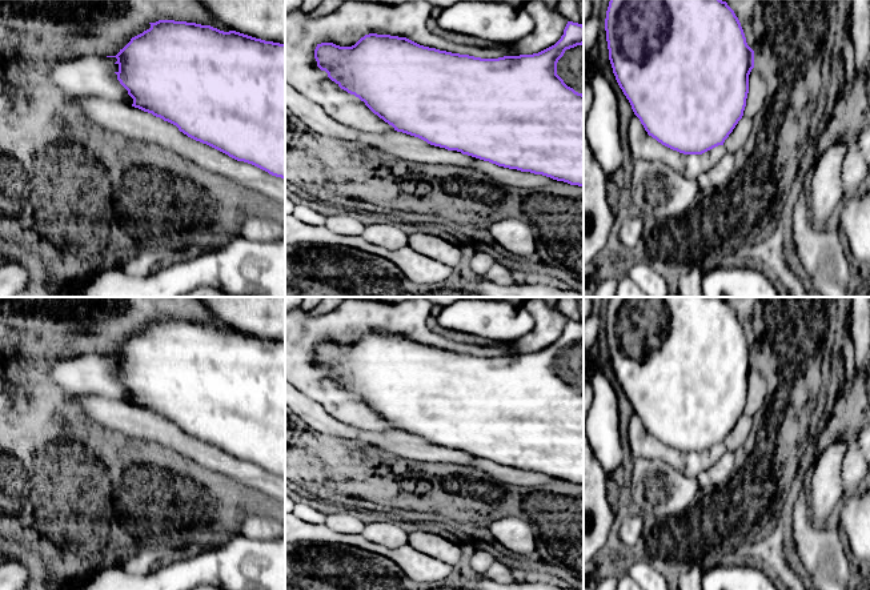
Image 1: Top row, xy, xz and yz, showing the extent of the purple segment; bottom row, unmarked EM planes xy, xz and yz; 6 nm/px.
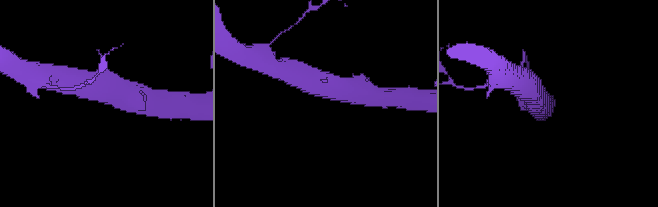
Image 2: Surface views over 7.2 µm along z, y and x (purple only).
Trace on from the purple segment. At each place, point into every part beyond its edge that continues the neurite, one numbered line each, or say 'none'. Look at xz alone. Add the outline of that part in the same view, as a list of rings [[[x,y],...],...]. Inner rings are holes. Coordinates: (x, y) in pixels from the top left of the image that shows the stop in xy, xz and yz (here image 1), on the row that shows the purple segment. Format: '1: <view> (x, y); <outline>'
1: xz (570, 67); [[[584,44],[565,51],[557,63],[557,75],[568,87],[584,95]]]

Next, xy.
none

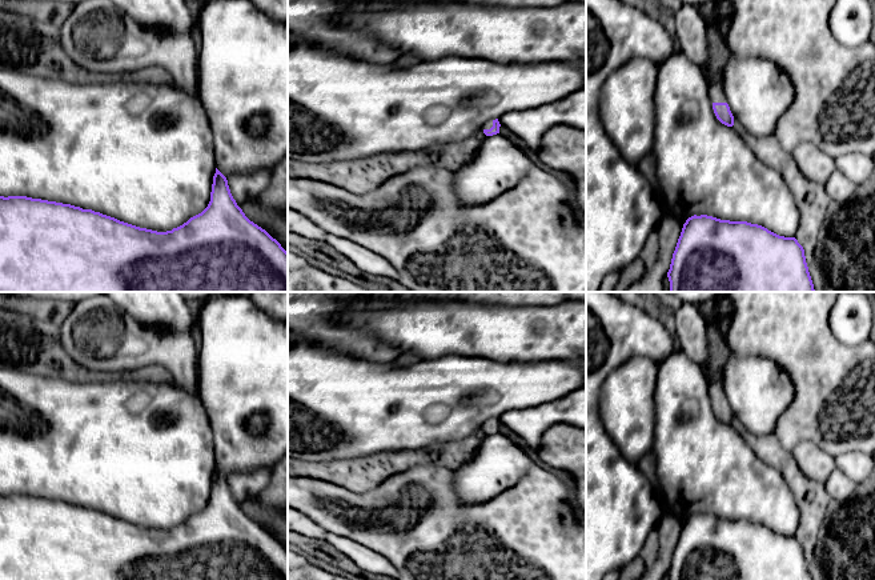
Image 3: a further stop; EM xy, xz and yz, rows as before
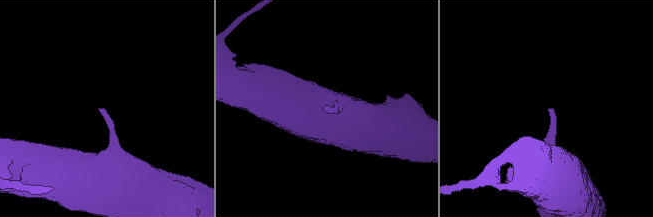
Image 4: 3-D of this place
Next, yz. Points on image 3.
1: yz (690, 27); [[[682,4],[674,17],[681,51],[702,69],[711,103],[727,103],[725,88],[714,79],[711,72],[713,55],[707,39],[709,24],[701,15],[699,8]]]

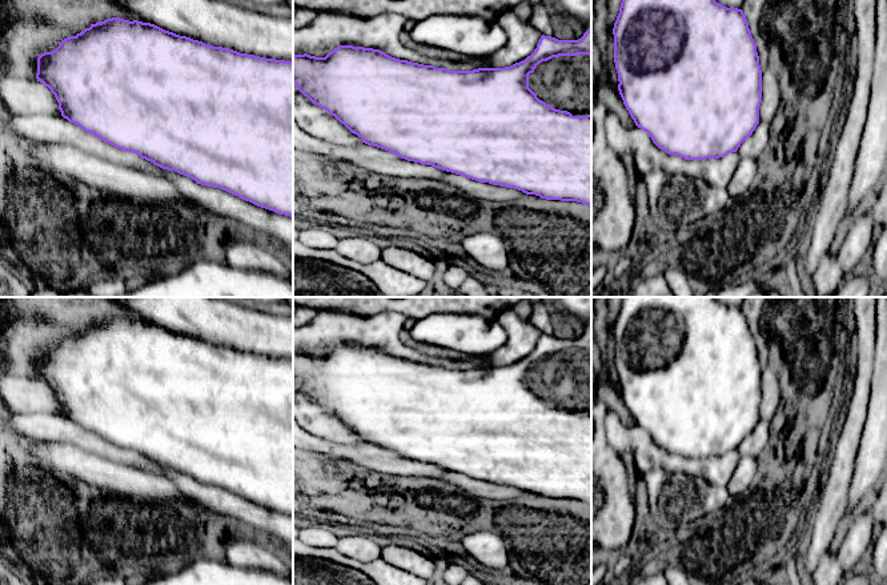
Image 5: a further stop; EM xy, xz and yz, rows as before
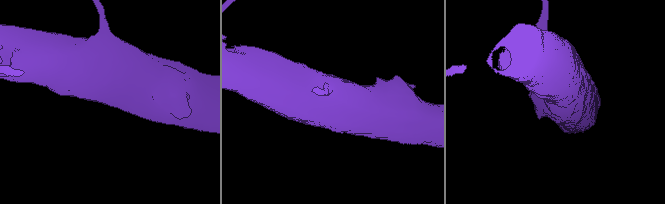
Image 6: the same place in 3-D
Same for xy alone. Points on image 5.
none

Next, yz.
none

